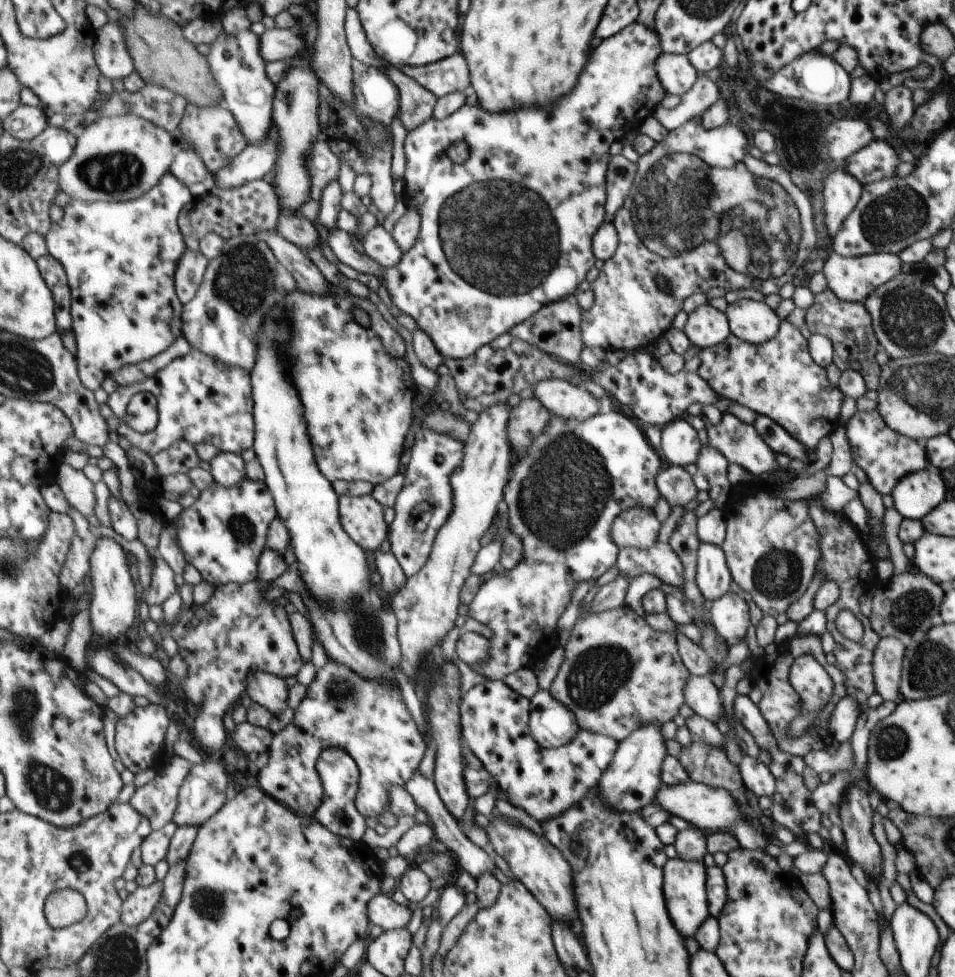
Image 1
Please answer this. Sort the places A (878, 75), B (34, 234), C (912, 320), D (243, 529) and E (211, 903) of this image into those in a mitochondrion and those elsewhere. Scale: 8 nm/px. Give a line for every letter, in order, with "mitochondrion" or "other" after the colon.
A: other
B: other
C: mitochondrion
D: mitochondrion
E: mitochondrion

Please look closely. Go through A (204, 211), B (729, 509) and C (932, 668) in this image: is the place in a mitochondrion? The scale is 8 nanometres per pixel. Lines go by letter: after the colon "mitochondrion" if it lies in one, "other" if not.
A: other
B: other
C: mitochondrion

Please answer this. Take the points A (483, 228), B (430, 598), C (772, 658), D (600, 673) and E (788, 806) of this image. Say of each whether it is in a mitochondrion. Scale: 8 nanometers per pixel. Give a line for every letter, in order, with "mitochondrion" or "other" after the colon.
A: mitochondrion
B: other
C: other
D: mitochondrion
E: mitochondrion

